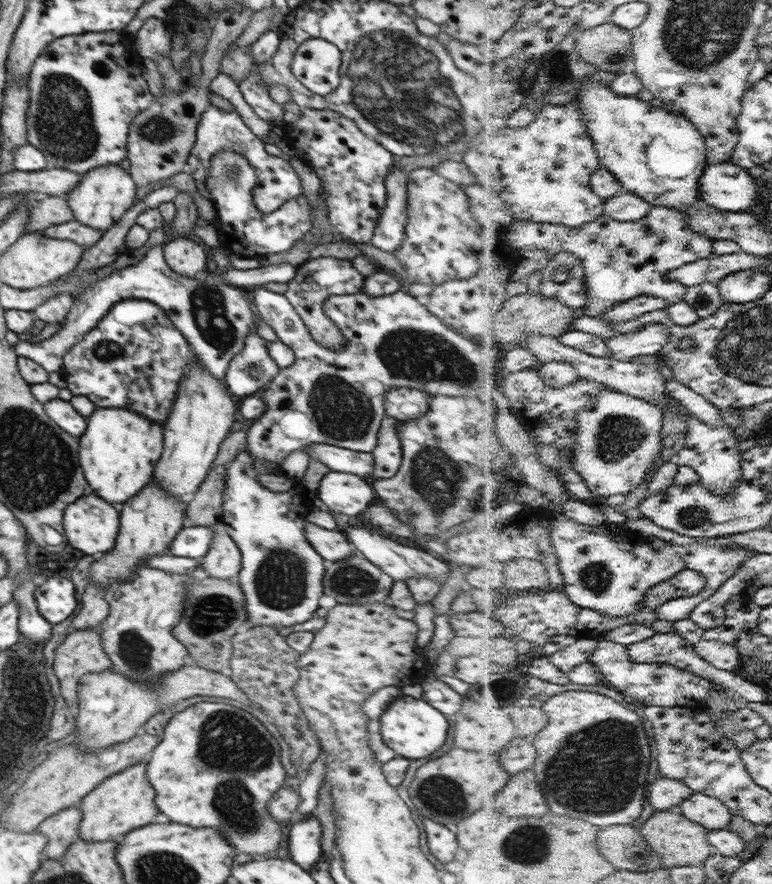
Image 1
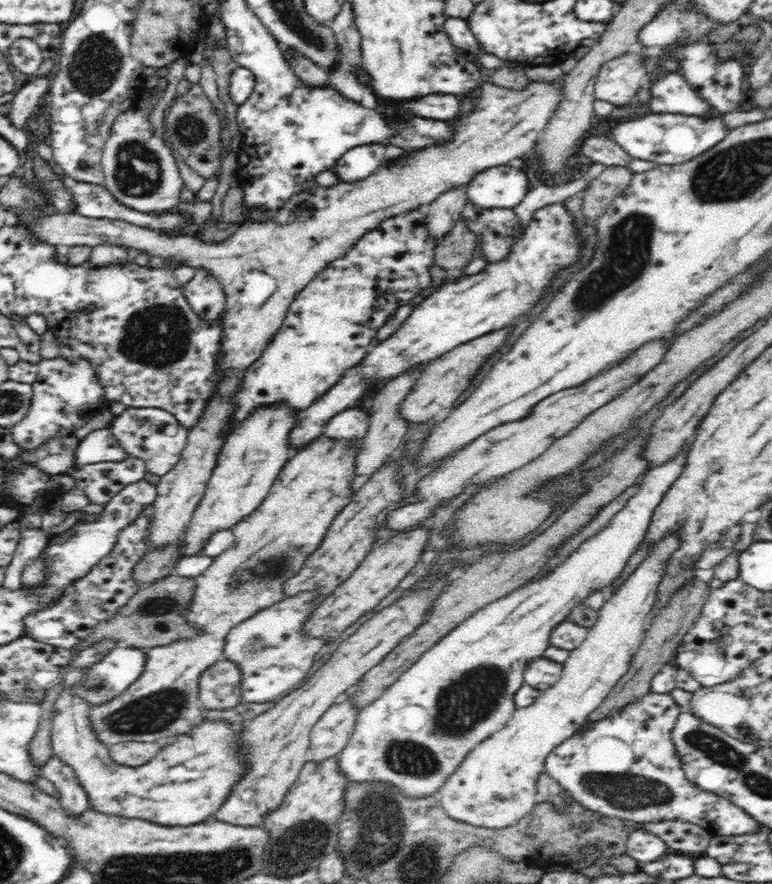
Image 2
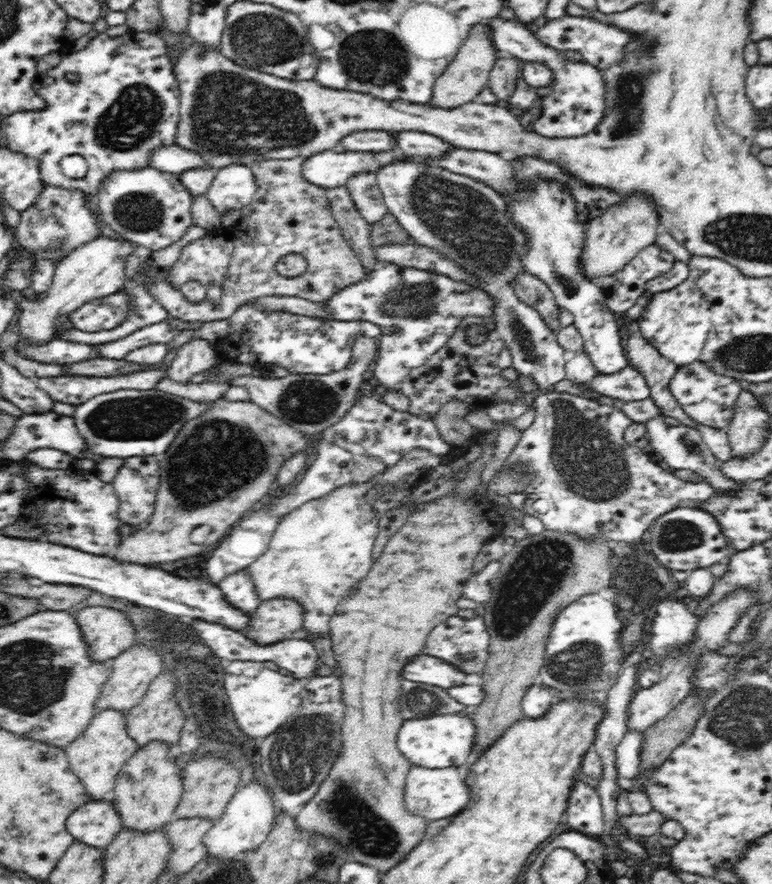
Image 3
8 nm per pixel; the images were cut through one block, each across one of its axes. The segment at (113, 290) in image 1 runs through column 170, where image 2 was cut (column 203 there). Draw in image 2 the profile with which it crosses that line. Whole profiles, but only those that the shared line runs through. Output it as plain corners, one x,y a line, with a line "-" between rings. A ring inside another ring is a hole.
196,268
194,278
182,286
192,310
202,320
216,320
225,311
225,292
209,270

